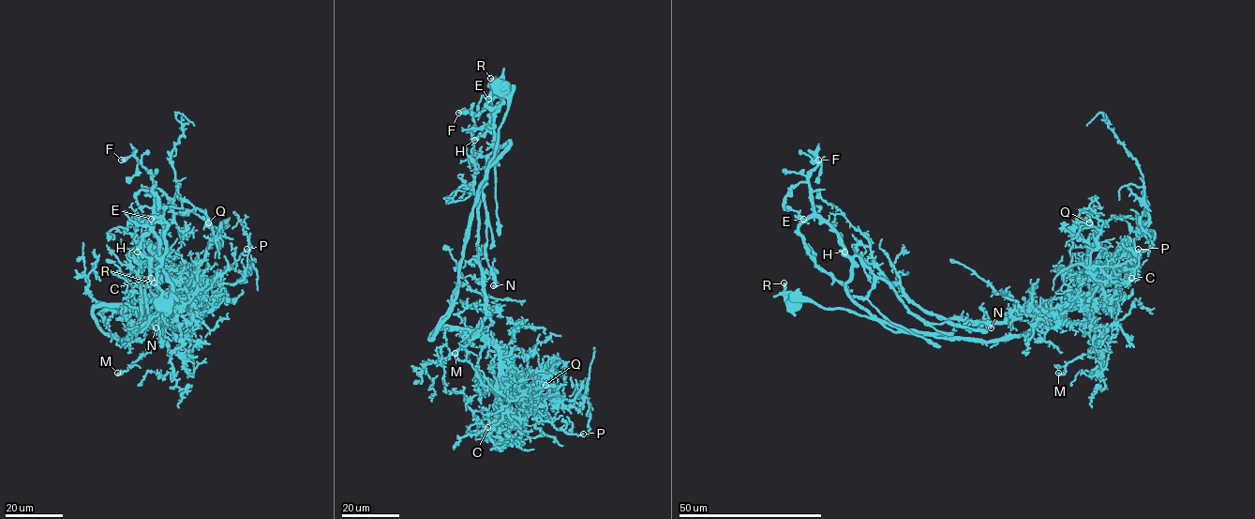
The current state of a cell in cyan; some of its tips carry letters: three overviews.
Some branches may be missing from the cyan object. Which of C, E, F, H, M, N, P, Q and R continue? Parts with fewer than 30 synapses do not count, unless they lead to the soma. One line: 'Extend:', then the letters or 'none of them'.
Extend: M

